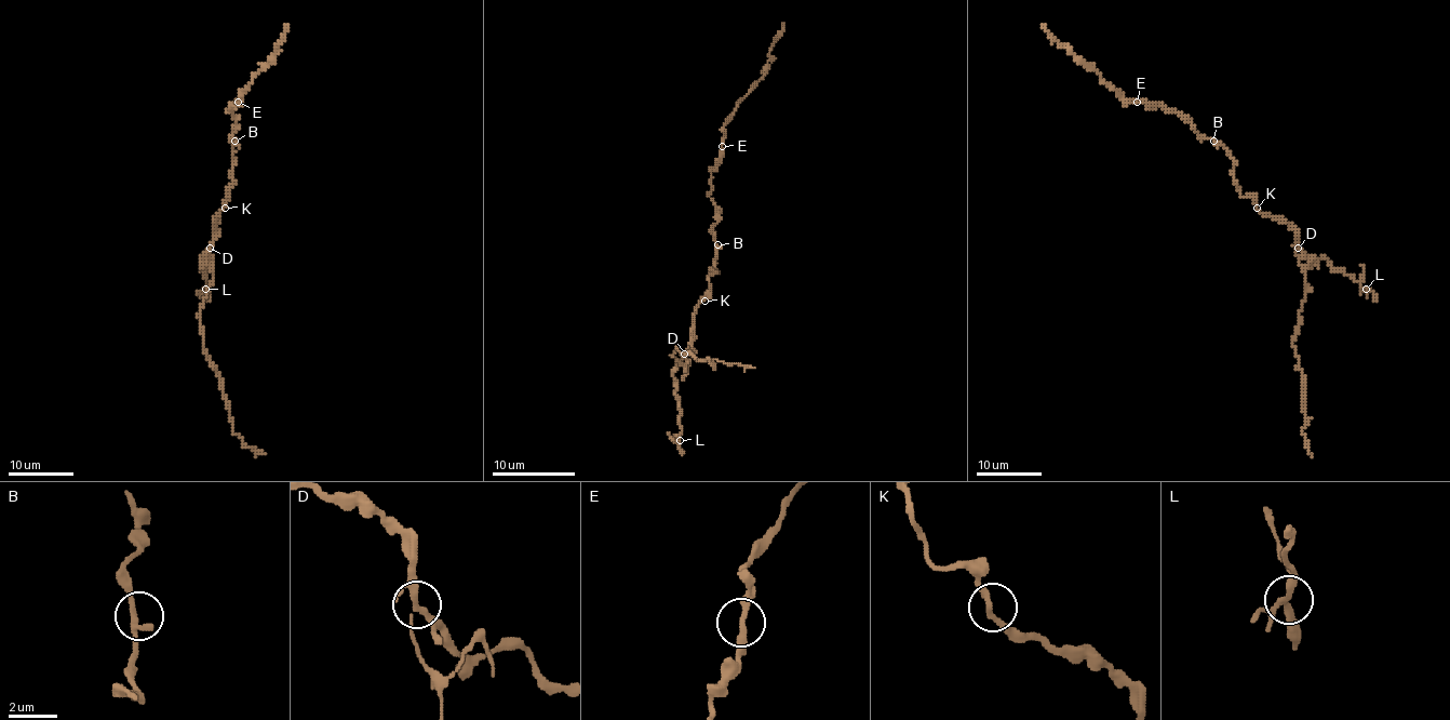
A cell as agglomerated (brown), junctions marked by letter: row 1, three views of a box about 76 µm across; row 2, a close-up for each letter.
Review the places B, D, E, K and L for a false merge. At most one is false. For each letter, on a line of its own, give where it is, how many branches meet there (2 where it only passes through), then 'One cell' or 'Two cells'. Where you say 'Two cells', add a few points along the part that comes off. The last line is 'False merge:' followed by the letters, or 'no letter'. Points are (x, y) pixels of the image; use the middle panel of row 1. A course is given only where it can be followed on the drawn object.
B: Place: (717, 244). Branches: 3. One cell
D: Place: (684, 354). Branches: 4. Two cells. Course of the part to remove: (684, 352), (688, 361), (684, 365), (671, 355), (677, 347), (698, 361), (711, 363), (715, 359), (755, 368)
E: Place: (722, 146). Branches: 3. One cell
K: Place: (705, 301). Branches: 2. One cell
L: Place: (680, 440). Branches: 4. One cell
False merge: D

